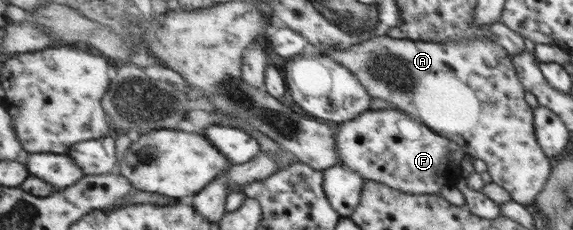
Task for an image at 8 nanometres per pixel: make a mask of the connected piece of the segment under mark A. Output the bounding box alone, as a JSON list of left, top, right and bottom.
[320,36,551,205]

